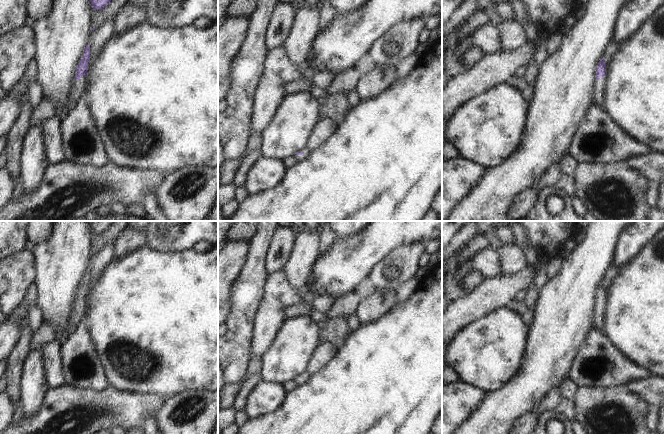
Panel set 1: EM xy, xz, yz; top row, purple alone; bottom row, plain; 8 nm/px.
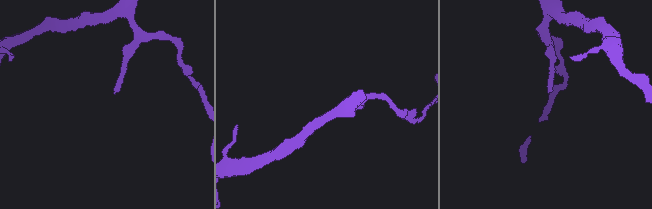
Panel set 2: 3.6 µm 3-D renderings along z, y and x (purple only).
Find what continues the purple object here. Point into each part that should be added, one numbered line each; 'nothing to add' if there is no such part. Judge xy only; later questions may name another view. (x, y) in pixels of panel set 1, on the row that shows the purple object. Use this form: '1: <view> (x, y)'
1: xy (77, 88)

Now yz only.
1: yz (598, 89)

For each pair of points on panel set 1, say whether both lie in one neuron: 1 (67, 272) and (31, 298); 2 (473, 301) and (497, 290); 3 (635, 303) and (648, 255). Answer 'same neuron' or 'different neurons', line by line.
1: different neurons
2: same neuron
3: same neuron

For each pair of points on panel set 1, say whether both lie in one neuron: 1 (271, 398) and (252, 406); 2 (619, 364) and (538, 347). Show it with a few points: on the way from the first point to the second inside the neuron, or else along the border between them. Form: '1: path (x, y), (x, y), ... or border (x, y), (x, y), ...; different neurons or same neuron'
1: path (266, 398), (257, 404); same neuron
2: border (587, 334), (576, 353), (567, 377); different neurons

